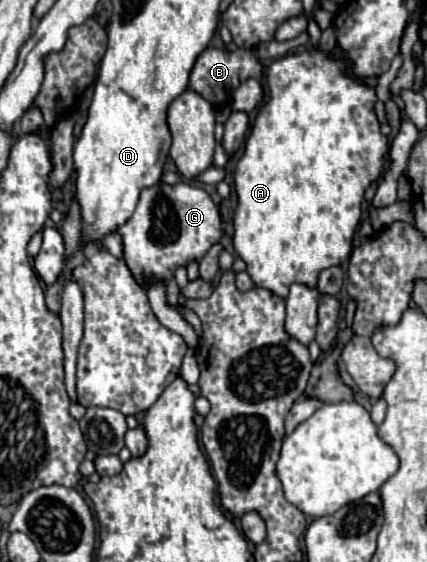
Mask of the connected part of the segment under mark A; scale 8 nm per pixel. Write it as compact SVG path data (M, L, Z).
M311 49L305 53L297 53L297 55L287 55L283 59L277 59L271 63L271 67L267 69L267 85L269 85L269 101L261 107L253 131L247 139L243 157L237 161L235 167L235 191L239 197L239 203L235 207L233 213L233 247L237 251L237 255L245 261L247 265L247 273L251 277L251 281L255 283L255 287L263 287L267 291L271 291L277 297L287 297L289 293L289 285L291 283L301 283L307 287L315 287L317 285L317 277L323 269L333 267L333 265L341 265L349 253L351 253L351 241L353 241L353 233L359 225L361 219L361 201L363 201L363 193L365 189L377 181L383 173L383 155L387 153L387 137L381 135L379 131L379 121L375 117L375 89L359 83L357 79L353 79L351 75L345 73L347 63L345 61L337 61L331 59L329 55L323 55L319 49Z

